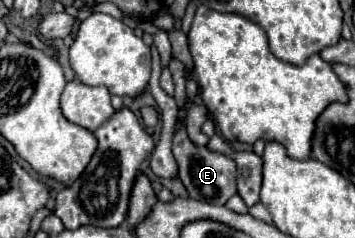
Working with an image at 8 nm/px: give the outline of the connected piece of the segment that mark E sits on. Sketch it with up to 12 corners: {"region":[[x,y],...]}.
{"region":[[185,124],[173,156],[189,198],[223,206],[235,192],[237,164],[197,146]]}

